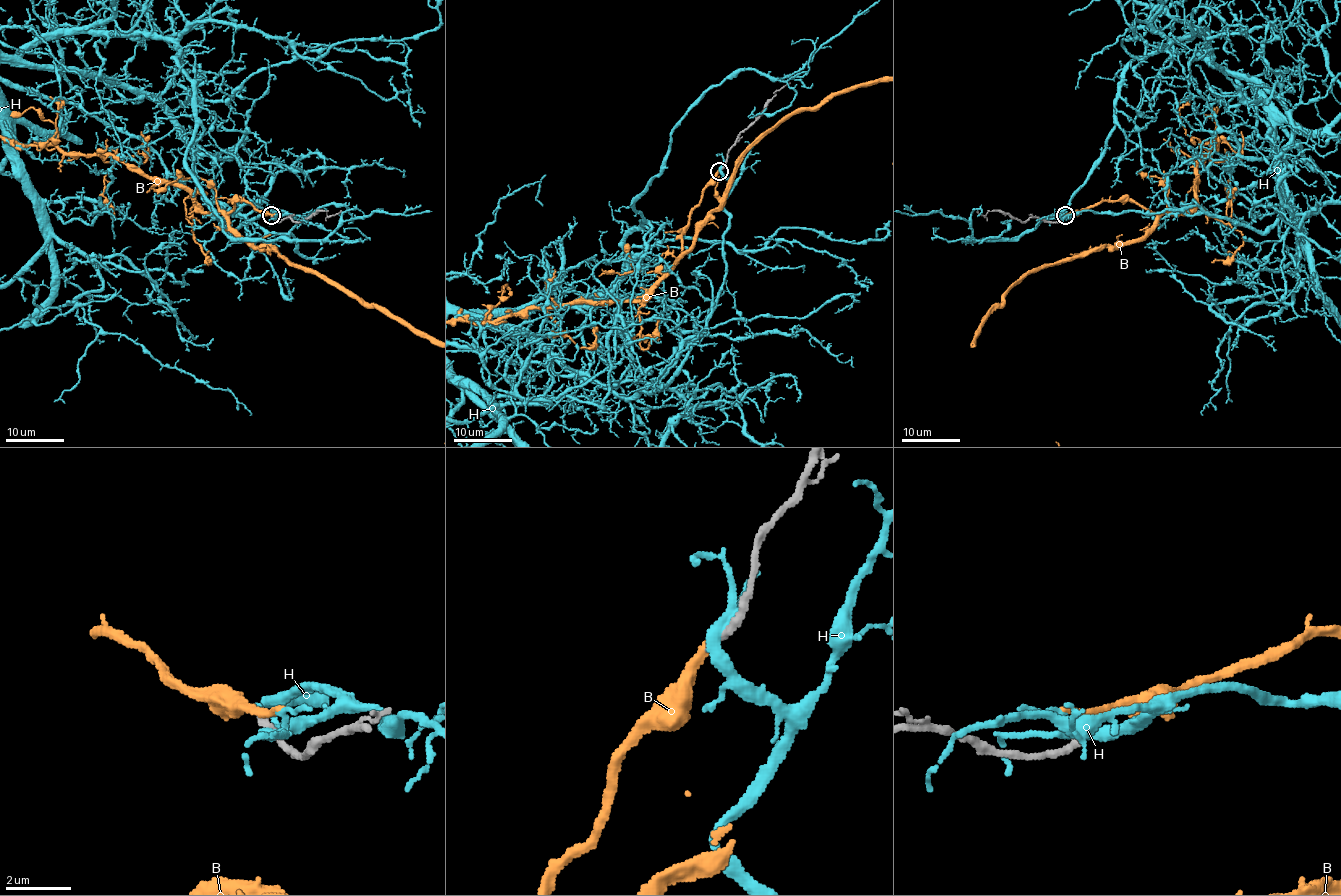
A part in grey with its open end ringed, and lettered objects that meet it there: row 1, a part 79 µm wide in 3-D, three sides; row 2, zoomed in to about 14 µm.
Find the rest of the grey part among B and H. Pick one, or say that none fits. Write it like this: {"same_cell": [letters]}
{"same_cell": []}

